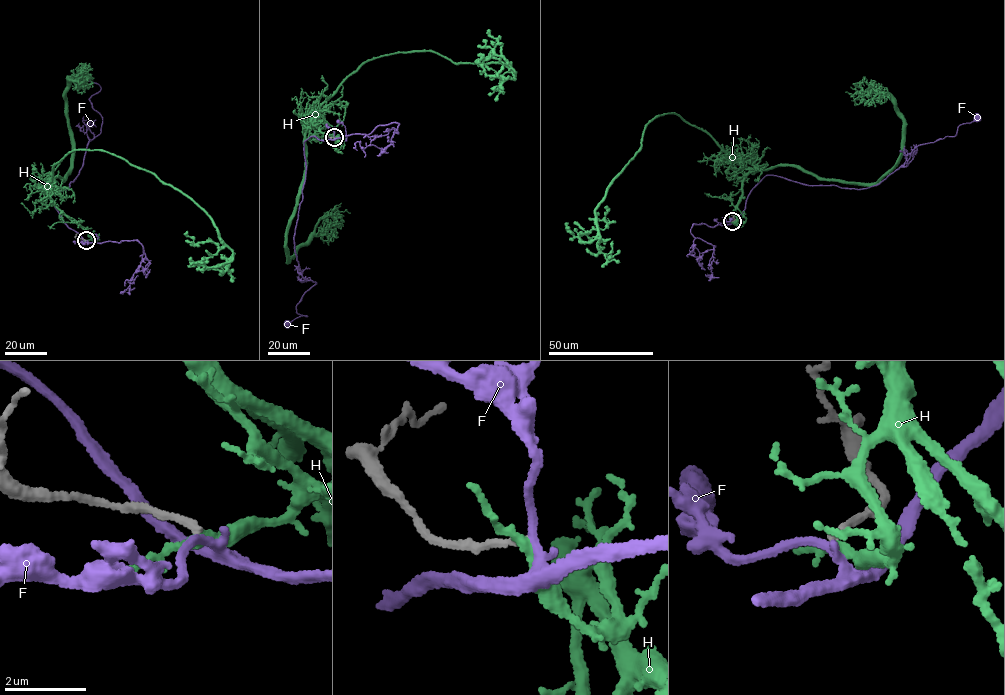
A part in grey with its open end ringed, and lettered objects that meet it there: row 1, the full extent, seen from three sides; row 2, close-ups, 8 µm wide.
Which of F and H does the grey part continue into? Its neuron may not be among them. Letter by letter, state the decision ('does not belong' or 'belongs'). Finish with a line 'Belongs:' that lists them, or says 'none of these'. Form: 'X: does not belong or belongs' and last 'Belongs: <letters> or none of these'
F: does not belong
H: does not belong
Belongs: none of these

